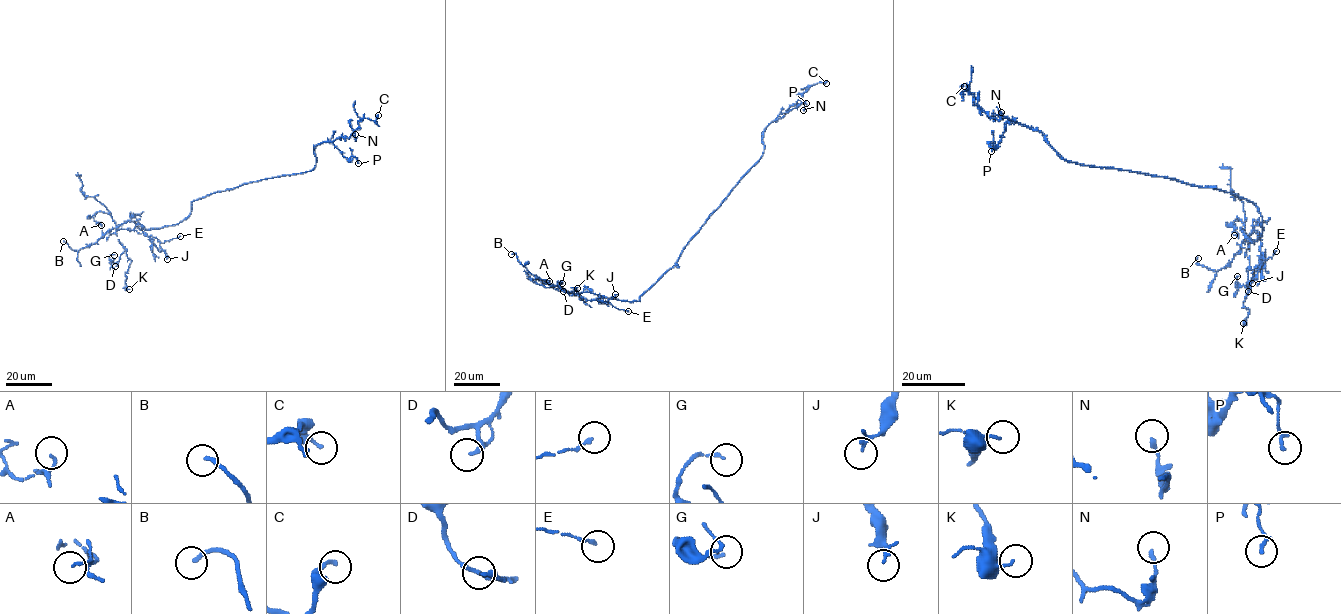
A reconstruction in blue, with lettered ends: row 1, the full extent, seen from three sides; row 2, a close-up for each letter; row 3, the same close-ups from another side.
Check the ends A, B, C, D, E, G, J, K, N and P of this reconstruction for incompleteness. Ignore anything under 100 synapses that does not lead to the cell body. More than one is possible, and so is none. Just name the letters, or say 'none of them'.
B

